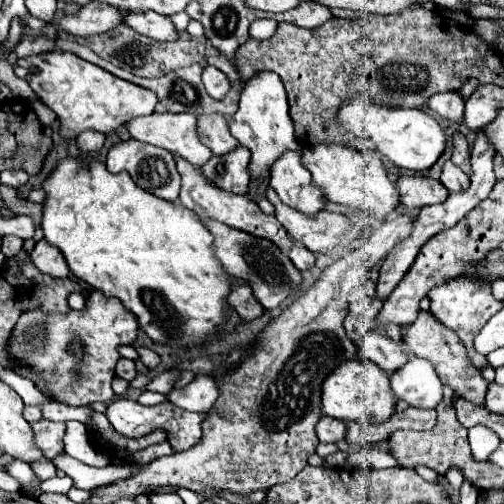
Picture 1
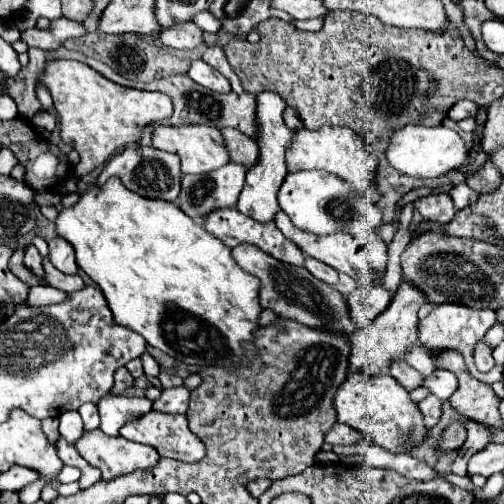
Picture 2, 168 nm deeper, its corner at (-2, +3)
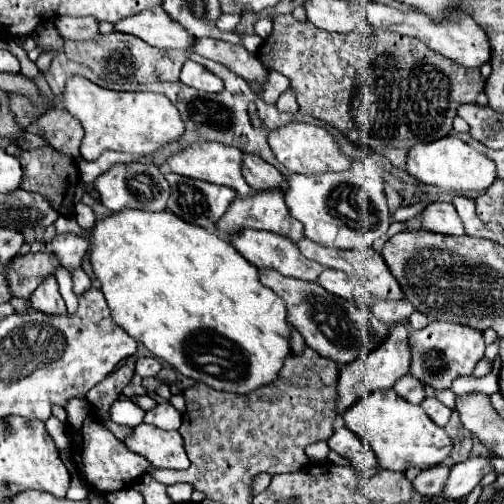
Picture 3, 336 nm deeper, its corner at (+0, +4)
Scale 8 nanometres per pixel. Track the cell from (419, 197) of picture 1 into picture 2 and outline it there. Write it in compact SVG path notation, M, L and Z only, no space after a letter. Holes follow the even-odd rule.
M429 194L425 198L419 198L415 200L415 208L421 212L425 220L435 222L441 228L445 228L455 218L455 212L457 212L449 194L437 194L437 196Z

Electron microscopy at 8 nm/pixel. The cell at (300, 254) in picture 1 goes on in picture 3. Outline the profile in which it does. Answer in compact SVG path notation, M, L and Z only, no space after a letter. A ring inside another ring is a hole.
M325 267L319 275L319 283L329 289L329 293L343 297L343 299L353 299L353 285L349 281L349 277L343 271L337 269L329 269Z

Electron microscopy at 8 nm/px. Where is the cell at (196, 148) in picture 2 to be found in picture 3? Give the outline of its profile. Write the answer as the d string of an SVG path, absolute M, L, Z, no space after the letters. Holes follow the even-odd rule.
M219 141L195 143L177 155L167 159L167 165L173 173L185 175L191 179L203 179L219 185L233 187L237 195L245 197L247 193L255 193L241 177L239 169L239 149L231 145L223 145Z

